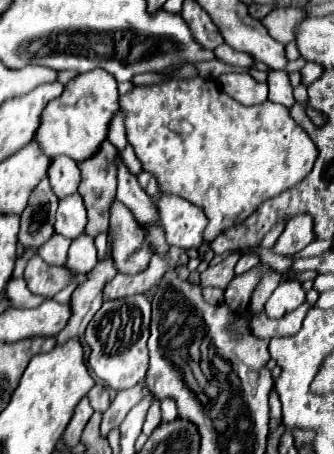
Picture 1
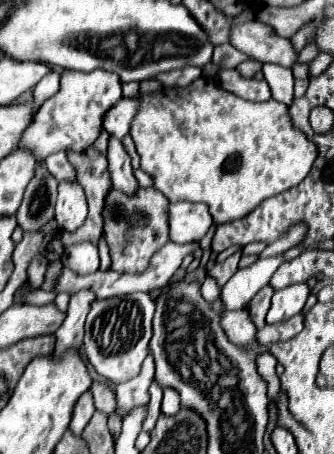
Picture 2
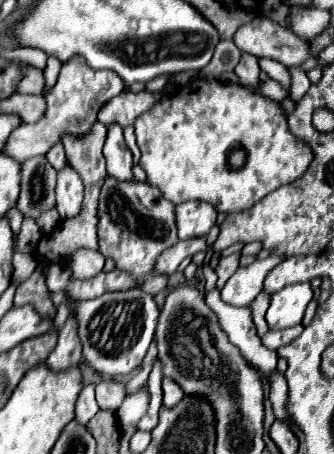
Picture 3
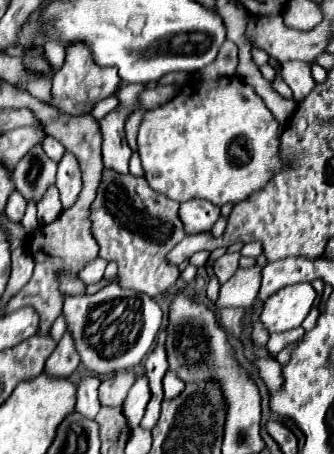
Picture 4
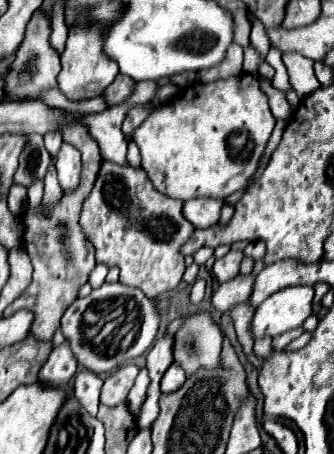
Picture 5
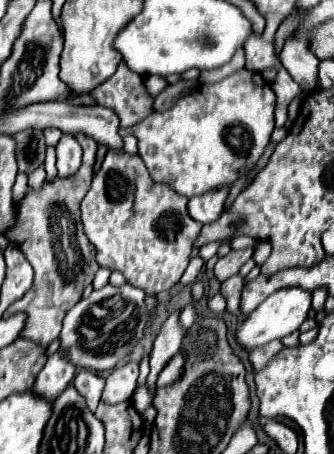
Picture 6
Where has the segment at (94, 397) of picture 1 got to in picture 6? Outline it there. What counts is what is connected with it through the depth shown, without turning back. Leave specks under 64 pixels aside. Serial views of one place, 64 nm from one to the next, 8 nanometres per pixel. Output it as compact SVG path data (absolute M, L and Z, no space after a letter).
M128 362L120 368L114 368L110 376L106 378L102 402L106 404L120 404L130 400L134 388L136 388L136 378L138 378L138 364Z

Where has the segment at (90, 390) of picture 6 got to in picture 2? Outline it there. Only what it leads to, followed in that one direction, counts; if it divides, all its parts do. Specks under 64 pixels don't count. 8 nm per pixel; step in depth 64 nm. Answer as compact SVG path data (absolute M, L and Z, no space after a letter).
M84 392L84 394L80 396L80 400L76 402L74 416L72 416L72 422L70 422L70 432L72 432L74 436L76 436L76 432L82 434L84 426L88 424L88 420L92 418L94 412L96 412L96 408L94 408L94 404L92 404L92 394L90 394L90 392Z

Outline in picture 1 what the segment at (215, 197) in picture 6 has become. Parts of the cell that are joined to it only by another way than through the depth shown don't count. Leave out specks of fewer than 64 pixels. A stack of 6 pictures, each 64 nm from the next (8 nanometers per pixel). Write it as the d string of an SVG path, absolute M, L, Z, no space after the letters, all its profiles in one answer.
M162 194L158 200L158 216L170 246L182 250L200 248L206 224L206 216L204 212L200 212L200 208L188 204L188 200L182 200L178 196Z

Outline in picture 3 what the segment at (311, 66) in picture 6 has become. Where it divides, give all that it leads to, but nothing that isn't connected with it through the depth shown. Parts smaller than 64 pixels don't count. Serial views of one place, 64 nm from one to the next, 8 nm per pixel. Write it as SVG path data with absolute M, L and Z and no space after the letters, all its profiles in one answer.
M290 68L292 74L292 88L290 88L290 98L296 102L300 100L300 96L304 96L304 92L310 88L310 80L304 72L300 72L298 68Z

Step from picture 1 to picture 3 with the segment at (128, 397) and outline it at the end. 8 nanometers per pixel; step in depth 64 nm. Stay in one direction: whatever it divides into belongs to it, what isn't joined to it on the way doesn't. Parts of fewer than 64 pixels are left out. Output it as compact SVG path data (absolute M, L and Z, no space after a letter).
M152 342L150 345L150 350L148 350L148 354L144 356L144 362L142 362L142 366L140 366L140 370L138 370L138 374L136 376L132 376L132 378L128 378L126 380L126 396L132 396L132 394L136 394L138 390L142 390L142 388L146 388L146 382L148 382L148 374L150 374L150 370L152 370L152 364L154 364L154 358L157 356L157 346L156 342Z

